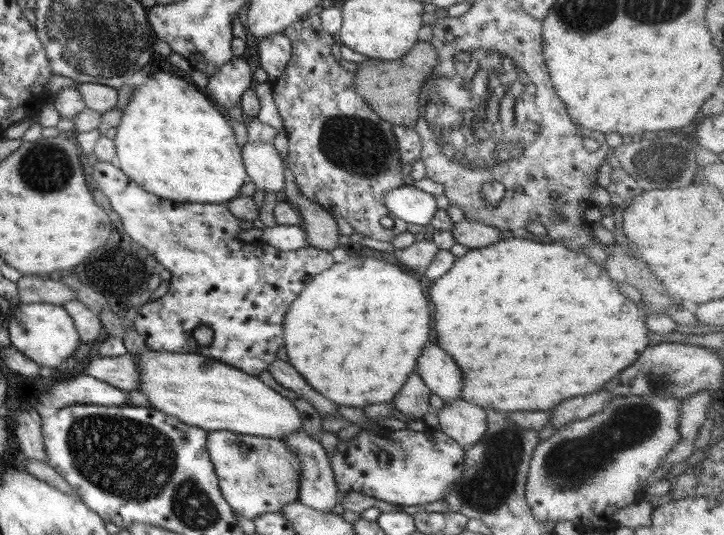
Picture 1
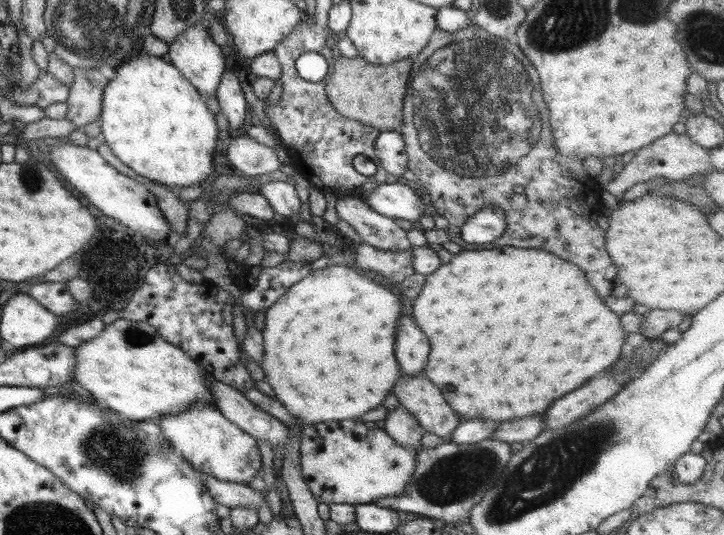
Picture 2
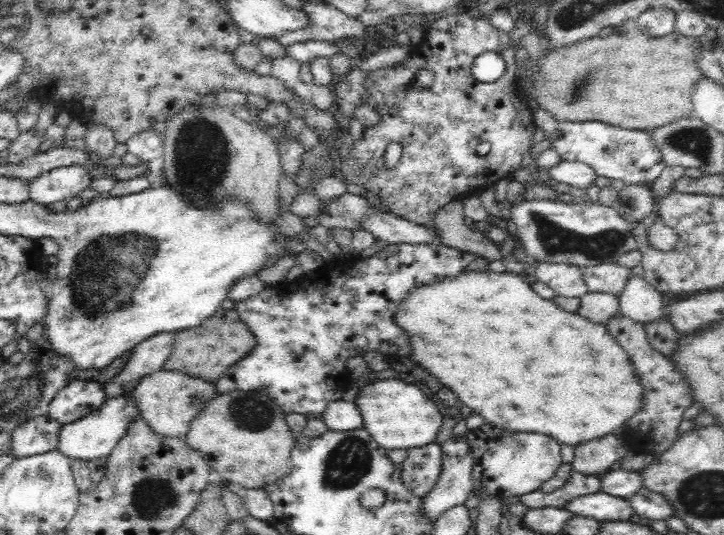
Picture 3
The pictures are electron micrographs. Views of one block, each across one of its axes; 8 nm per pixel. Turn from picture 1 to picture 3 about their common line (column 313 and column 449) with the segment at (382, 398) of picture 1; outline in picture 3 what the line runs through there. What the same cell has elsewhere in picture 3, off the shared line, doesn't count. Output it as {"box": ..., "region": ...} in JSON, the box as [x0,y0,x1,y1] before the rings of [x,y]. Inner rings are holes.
{"box":[392,269,642,447],"region":[[[486,269],[485,271],[462,273],[461,275],[446,277],[445,279],[436,279],[425,285],[414,285],[405,292],[405,295],[402,295],[401,303],[398,303],[392,320],[406,334],[406,338],[410,342],[408,344],[410,346],[410,356],[408,358],[416,366],[424,368],[424,372],[428,376],[434,376],[442,384],[442,388],[448,388],[450,392],[454,392],[454,396],[464,406],[474,408],[476,414],[480,414],[484,423],[496,426],[504,432],[540,433],[551,436],[559,444],[564,443],[574,447],[576,444],[582,444],[586,440],[598,438],[598,436],[614,430],[624,420],[634,416],[638,412],[638,408],[640,408],[642,390],[636,384],[636,378],[632,376],[633,364],[626,358],[626,353],[622,348],[609,335],[605,325],[592,324],[590,321],[578,316],[575,312],[566,312],[560,309],[550,299],[543,299],[534,292],[534,289],[524,281],[523,276],[520,274],[506,270],[494,272]]]}

